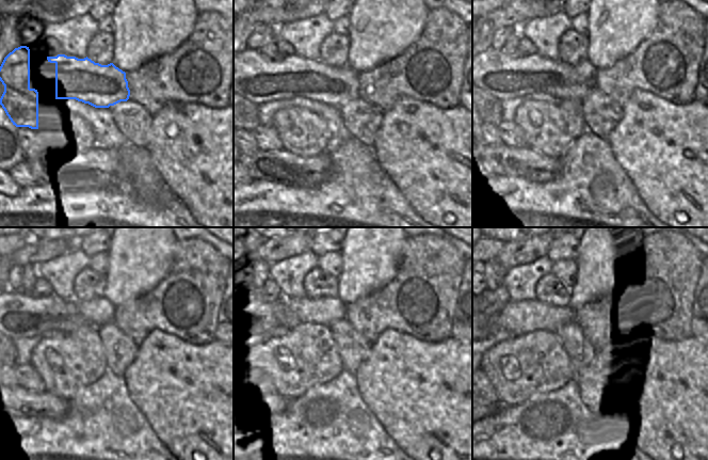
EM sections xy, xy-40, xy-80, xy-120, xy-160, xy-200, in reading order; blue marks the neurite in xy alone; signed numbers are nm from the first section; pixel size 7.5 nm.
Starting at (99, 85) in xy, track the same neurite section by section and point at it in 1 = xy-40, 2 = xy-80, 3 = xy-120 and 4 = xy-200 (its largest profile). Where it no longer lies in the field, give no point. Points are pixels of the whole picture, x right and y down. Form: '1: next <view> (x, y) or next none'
1: next xy-40 (255, 79)
2: next xy-80 (494, 76)
3: next xy-120 (16, 315)
4: next xy-200 (494, 324)

